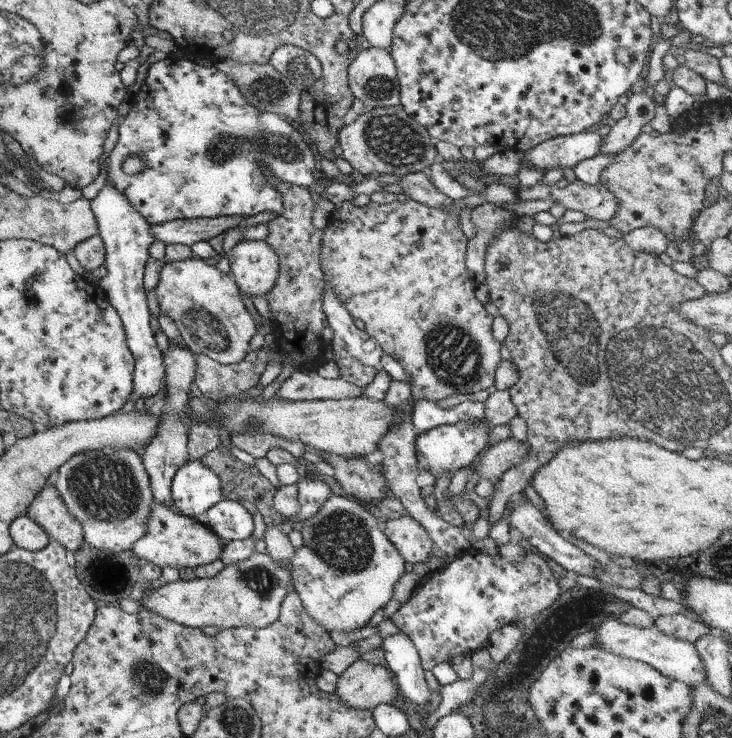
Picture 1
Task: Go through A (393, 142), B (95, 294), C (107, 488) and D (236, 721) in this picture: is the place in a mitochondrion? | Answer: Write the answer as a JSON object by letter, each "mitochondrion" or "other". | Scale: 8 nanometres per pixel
{"A":"mitochondrion","B":"other","C":"mitochondrion","D":"mitochondrion"}

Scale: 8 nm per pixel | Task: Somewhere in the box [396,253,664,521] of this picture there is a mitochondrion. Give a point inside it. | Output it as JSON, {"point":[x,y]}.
{"point":[456,357]}

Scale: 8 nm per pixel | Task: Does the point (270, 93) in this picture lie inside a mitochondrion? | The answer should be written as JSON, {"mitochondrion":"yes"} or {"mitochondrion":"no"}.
{"mitochondrion":"yes"}

